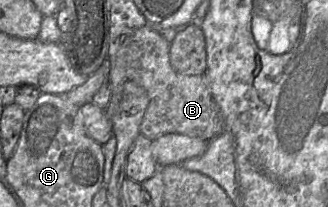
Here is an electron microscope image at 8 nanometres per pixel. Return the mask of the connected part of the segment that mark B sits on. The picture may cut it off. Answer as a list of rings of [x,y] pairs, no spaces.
[[[151,25],[138,29],[131,38],[127,48],[126,74],[128,80],[143,87],[149,103],[140,125],[140,134],[151,140],[170,133],[185,134],[205,141],[221,135],[225,129],[222,112],[213,98],[205,75],[184,75],[174,70],[170,62],[170,42]]]

